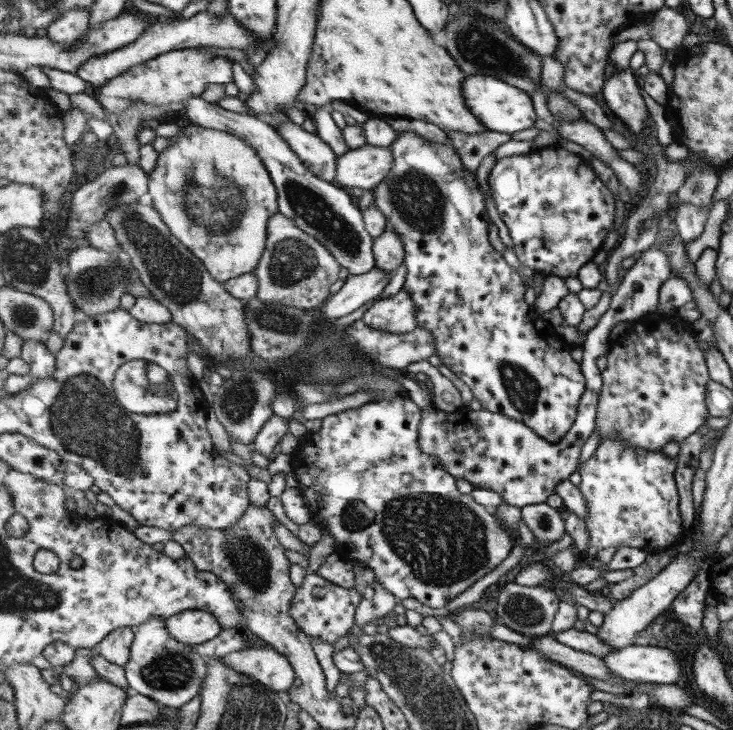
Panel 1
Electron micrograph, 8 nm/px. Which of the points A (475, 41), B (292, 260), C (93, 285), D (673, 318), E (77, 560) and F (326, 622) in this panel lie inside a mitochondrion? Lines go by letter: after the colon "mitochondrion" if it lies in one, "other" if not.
A: mitochondrion
B: mitochondrion
C: mitochondrion
D: other
E: other
F: other

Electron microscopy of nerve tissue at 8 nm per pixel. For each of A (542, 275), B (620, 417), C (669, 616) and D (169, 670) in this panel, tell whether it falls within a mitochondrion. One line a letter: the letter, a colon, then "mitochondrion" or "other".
A: other
B: mitochondrion
C: other
D: mitochondrion

